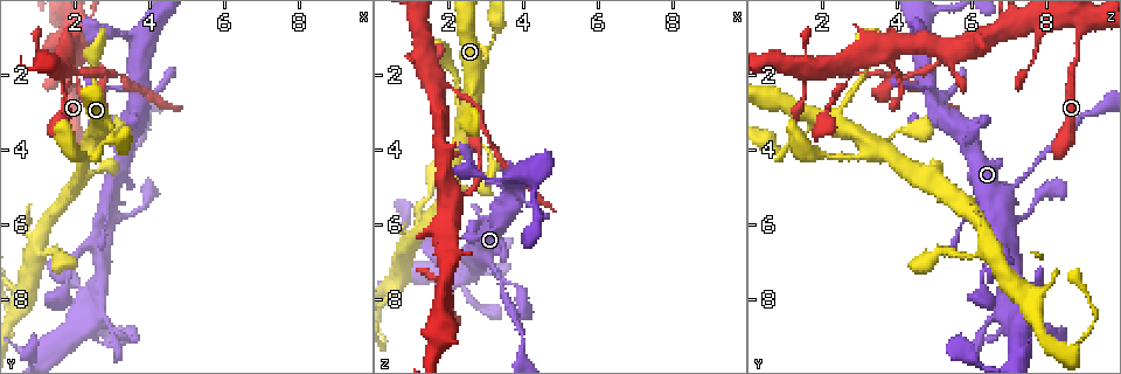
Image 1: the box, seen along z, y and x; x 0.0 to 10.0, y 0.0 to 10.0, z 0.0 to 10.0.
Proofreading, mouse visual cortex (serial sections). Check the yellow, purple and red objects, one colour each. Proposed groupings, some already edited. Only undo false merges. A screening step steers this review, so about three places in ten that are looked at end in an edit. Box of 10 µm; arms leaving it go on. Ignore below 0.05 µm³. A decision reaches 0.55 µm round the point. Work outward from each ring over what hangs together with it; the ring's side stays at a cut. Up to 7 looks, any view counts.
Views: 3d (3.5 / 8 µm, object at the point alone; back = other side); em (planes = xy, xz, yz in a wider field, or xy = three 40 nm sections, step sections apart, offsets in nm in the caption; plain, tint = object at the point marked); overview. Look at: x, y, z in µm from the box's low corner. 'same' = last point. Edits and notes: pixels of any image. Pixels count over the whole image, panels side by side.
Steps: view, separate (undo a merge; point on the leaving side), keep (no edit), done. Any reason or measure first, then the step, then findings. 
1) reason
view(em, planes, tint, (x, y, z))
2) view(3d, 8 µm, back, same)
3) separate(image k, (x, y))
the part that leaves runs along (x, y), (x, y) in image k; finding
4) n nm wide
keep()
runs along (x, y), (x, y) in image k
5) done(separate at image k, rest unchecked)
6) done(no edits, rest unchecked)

calibre changes
view(em, xy, step 1, tint, (2.95, 3.80, 5.95))

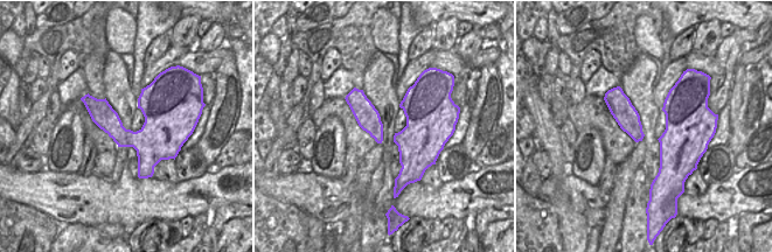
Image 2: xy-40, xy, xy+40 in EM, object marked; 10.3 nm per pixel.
view(3d, 3.5 µm, same)

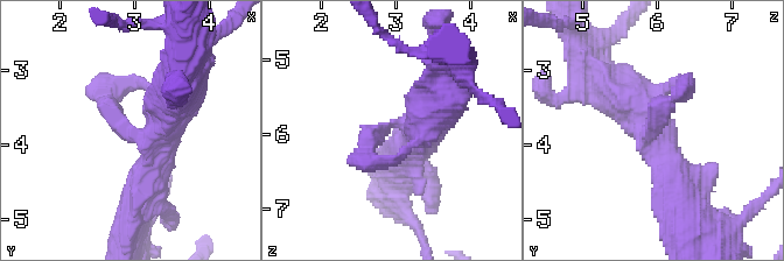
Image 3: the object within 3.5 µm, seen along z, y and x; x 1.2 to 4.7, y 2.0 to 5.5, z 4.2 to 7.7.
keep()
runs along (148, 170), (159, 135), (138, 139), (88, 89) in image 3; all the same cell

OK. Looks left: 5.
three arms meet
view(3d, 3.5 µm, (2.25, 1.55, 5.20))

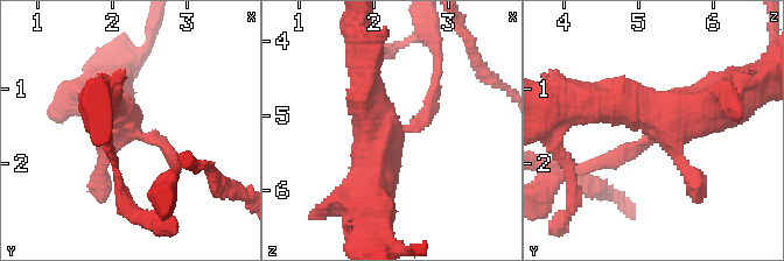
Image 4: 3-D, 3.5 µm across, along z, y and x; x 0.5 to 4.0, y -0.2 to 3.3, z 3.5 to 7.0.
now the EM
view(em, xy, step 3, tint, (2.30, 1.60, 5.25))

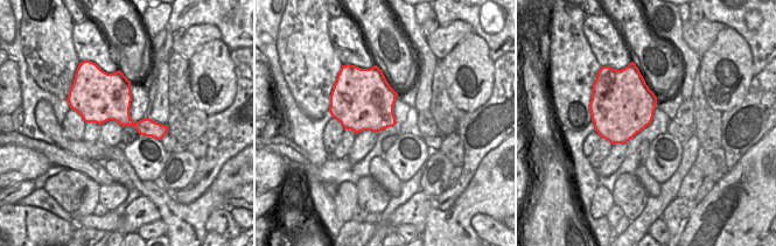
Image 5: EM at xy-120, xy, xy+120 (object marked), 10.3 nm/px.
view(em, xy, step 5, tint, same)

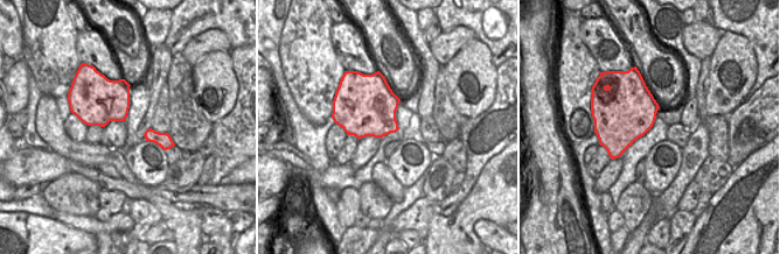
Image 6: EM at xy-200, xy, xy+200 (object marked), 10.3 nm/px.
separate(image 4, (162, 178))
the part that leaves runs along (144, 138), (165, 145), (172, 174) in image 4; two cells meet here

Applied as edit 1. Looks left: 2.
arms part here
view(3d, 3.5 µm, back, (1.70, 1.80, 2.30))

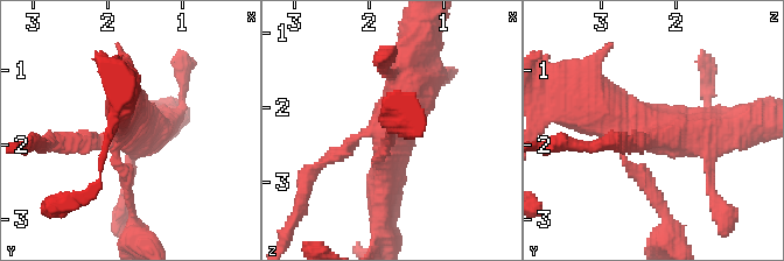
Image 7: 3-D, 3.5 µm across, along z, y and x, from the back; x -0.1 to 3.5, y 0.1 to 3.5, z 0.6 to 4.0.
view(em, planes, tint, (1.75, 1.85, 2.35))

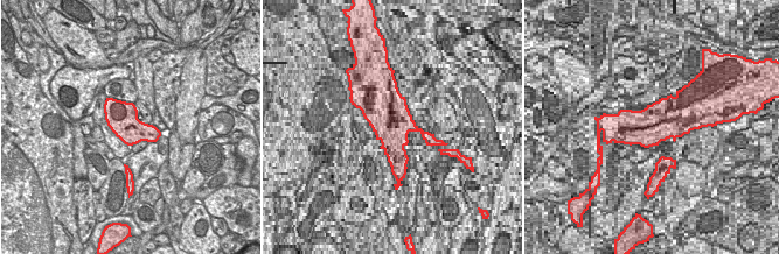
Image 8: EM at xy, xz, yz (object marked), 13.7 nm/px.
4 arms
separate(image 7, (76, 139))
the part that leaves runs along (102, 138), (36, 145) in image 7; a second cell is stuck on

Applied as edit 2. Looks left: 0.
done(separate at image 4, separate at image 7, rest unchecked)

